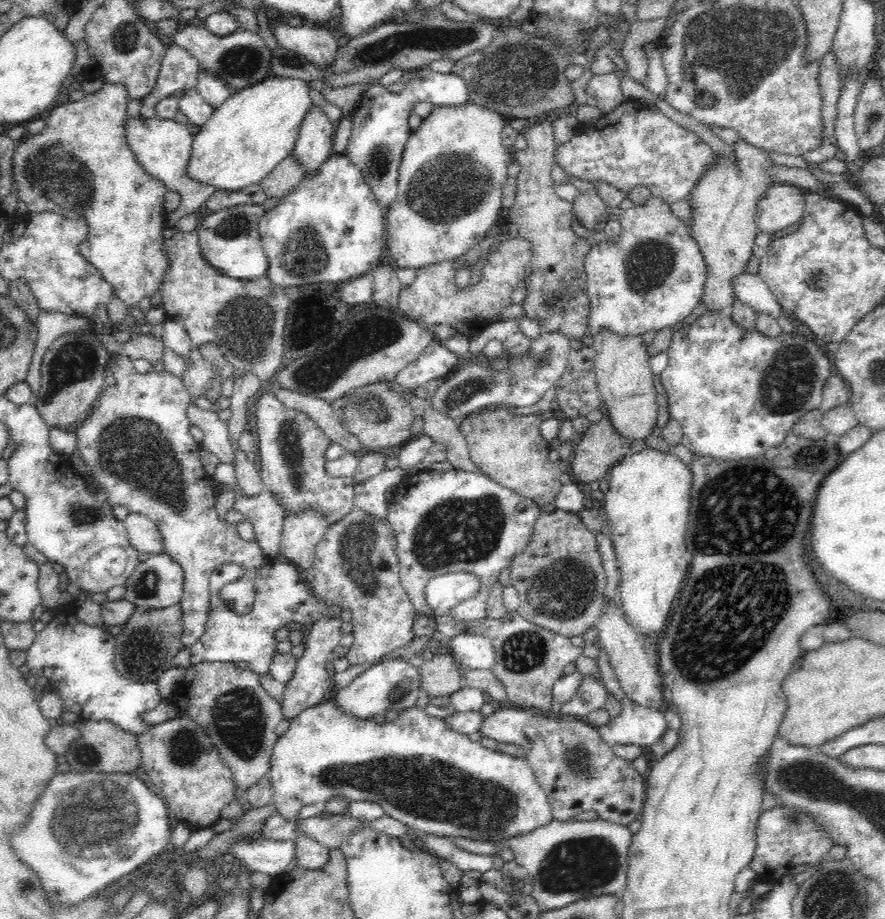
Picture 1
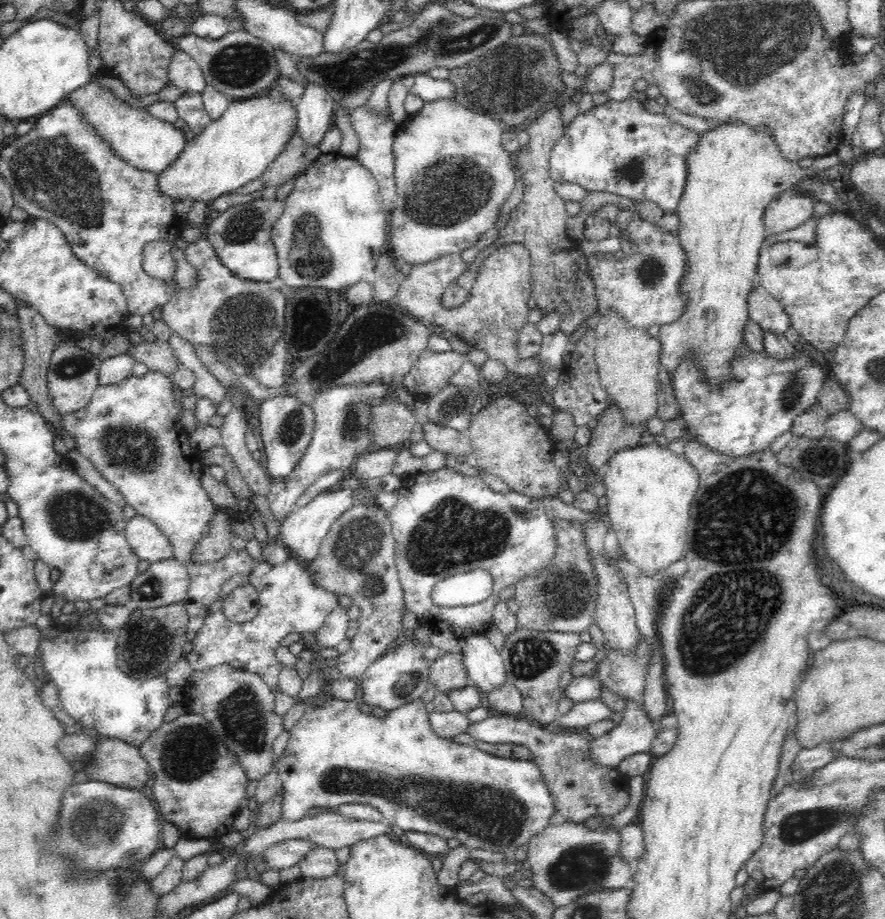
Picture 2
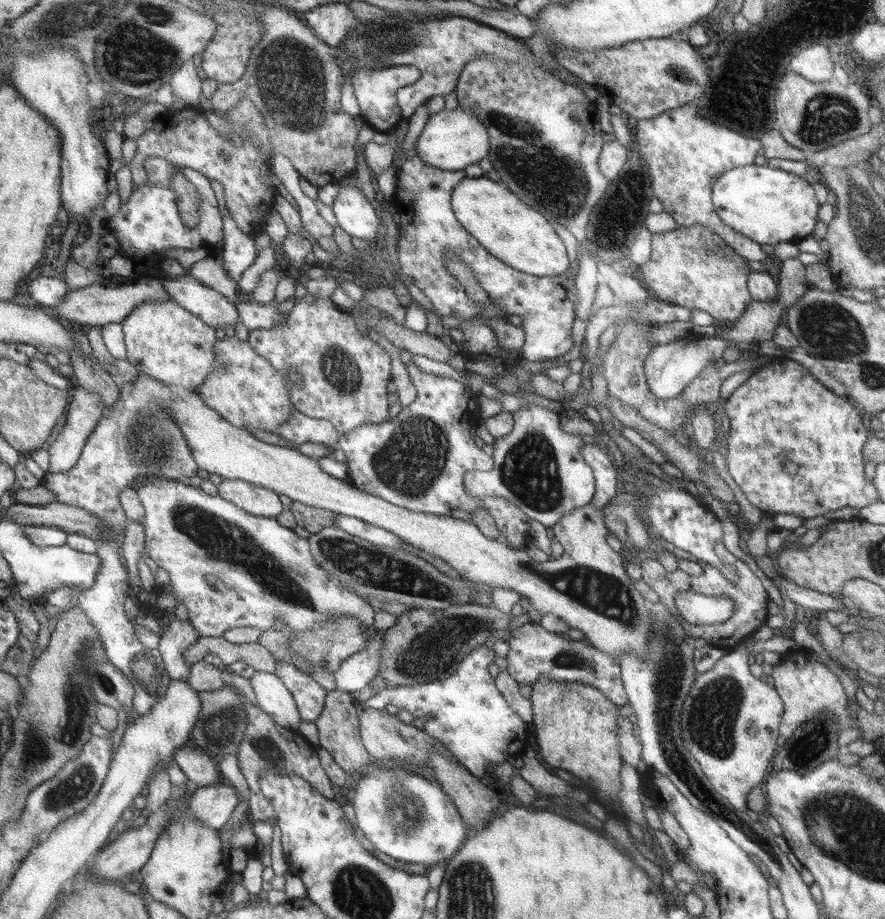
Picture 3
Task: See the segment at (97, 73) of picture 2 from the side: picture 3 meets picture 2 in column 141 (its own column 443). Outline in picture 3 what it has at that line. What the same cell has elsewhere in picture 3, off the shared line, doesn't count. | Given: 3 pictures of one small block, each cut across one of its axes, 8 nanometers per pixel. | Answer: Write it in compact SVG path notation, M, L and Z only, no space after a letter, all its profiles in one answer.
M458 106L456 109L450 110L448 107L426 121L416 146L414 146L415 154L422 157L422 161L426 165L438 167L442 170L457 171L463 170L470 164L477 164L482 158L491 152L491 135L488 134L487 125L479 121L474 113L470 113L468 109L462 109Z

